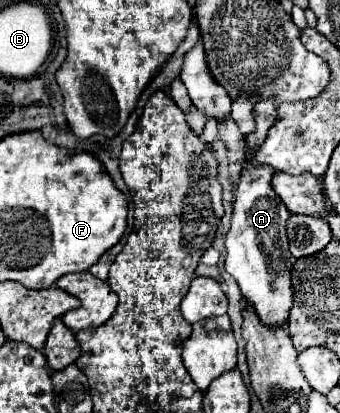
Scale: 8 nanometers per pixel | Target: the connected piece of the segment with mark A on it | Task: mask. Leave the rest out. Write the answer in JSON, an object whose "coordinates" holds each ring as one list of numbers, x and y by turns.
{"coordinates":[[243,167,233,203,231,229,225,237,225,271,235,277,243,299,253,307,259,321,269,329,287,327,289,311,293,307,293,259,289,255,287,243,289,211,271,187,273,175,273,167]]}

